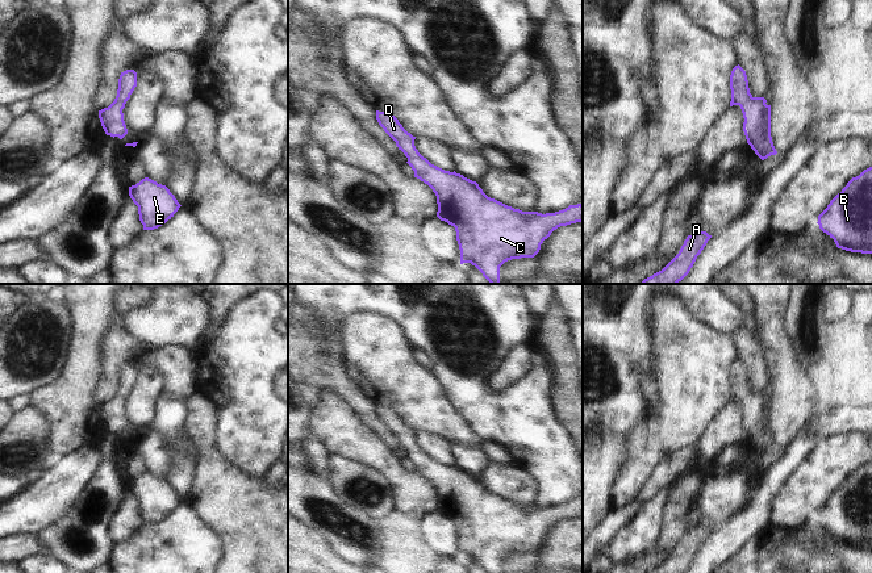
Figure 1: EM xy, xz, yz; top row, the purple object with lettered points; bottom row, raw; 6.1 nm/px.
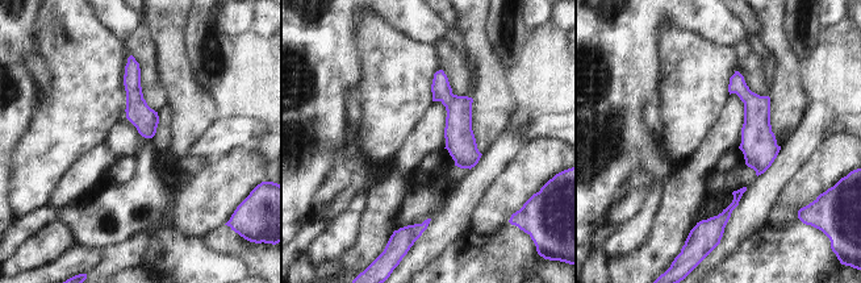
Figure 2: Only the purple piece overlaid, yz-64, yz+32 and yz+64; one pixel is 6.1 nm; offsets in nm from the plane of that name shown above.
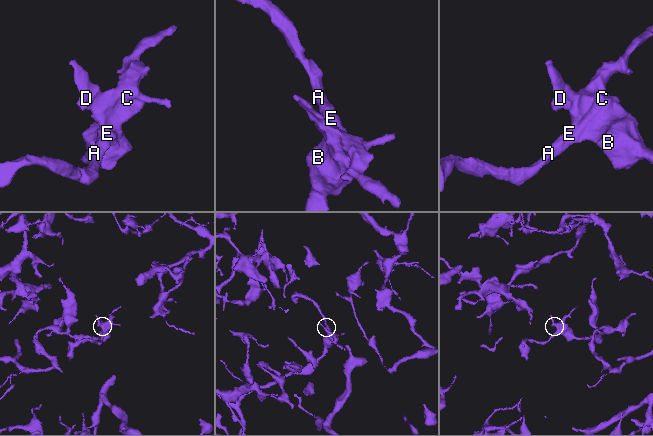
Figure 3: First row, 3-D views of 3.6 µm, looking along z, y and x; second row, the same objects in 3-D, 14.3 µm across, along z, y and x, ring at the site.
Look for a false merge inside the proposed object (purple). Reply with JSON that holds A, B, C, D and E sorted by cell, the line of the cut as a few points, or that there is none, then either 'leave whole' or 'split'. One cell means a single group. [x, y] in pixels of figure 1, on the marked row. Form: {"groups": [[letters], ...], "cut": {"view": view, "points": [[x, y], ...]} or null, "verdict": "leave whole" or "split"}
{"groups": [["A", "B", "C", "D", "E"]], "cut": null, "verdict": "leave whole"}

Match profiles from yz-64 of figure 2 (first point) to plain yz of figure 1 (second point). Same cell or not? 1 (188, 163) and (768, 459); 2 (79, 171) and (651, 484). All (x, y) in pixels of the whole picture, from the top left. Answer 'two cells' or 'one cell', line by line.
1: one cell
2: one cell

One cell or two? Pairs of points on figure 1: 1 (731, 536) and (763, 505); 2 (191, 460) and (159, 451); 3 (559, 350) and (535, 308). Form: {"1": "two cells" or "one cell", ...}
{"1": "one cell", "2": "one cell", "3": "two cells"}

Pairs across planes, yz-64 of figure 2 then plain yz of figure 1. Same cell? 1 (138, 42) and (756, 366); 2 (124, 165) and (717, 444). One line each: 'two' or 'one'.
1: one
2: two

